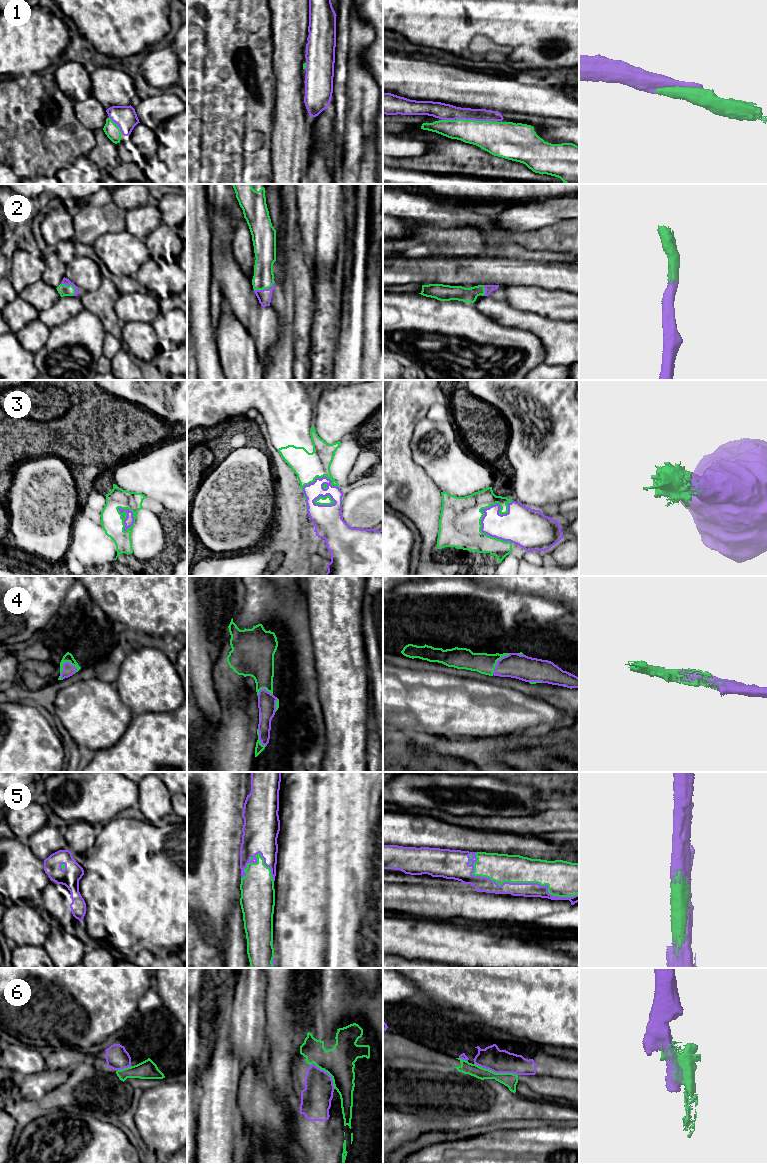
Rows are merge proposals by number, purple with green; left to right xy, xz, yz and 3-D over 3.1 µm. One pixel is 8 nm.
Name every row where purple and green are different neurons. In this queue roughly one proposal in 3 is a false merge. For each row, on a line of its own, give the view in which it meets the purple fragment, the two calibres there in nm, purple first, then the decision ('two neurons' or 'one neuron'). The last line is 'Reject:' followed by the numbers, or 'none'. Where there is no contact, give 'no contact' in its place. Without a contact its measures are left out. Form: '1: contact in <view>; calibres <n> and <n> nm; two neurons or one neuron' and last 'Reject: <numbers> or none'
1: contact in yz; calibres 130 and 280 nm; one neuron
2: contact in xy; calibres 50 and 90 nm; one neuron
3: contact in yz; calibres 260 and 340 nm; one neuron
4: contact in xy; calibres 100 and 80 nm; one neuron
5: contact in yz; calibres 110 and 220 nm; two neurons
6: contact in yz; calibres 190 and 120 nm; two neurons
Reject: 5, 6

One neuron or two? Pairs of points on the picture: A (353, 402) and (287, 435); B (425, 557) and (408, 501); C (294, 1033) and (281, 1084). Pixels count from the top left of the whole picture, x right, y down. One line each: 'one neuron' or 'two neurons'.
A: two neurons
B: one neuron
C: one neuron

